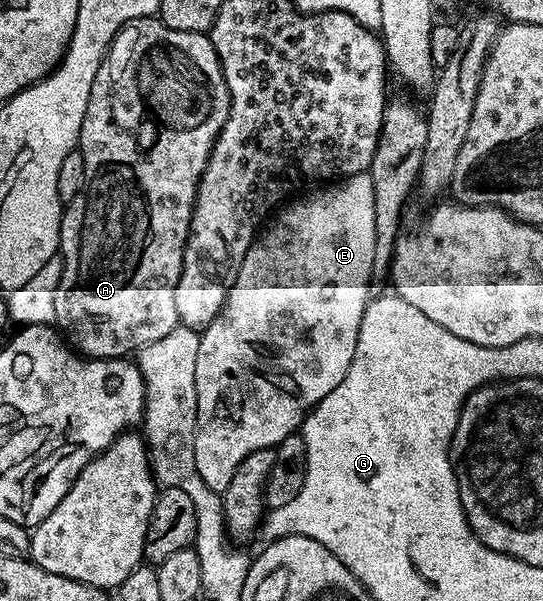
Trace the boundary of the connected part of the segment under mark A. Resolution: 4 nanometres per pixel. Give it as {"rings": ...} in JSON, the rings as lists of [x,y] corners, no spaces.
{"rings":[[[158,16],[138,17],[128,25],[124,25],[111,41],[107,54],[103,56],[101,67],[97,67],[97,75],[93,79],[93,91],[89,91],[89,107],[85,107],[85,119],[81,123],[79,132],[77,152],[85,159],[85,183],[81,191],[77,191],[75,198],[66,202],[63,218],[59,224],[58,256],[61,258],[63,270],[61,283],[57,283],[53,321],[58,332],[82,356],[92,359],[126,358],[147,345],[156,343],[180,325],[177,315],[177,279],[181,279],[183,248],[189,235],[191,212],[195,206],[199,181],[203,177],[207,160],[219,137],[221,127],[225,127],[230,106],[229,87],[225,83],[225,75],[221,71],[217,51],[207,33],[173,31],[173,27],[165,27],[165,23],[160,21]]]}

